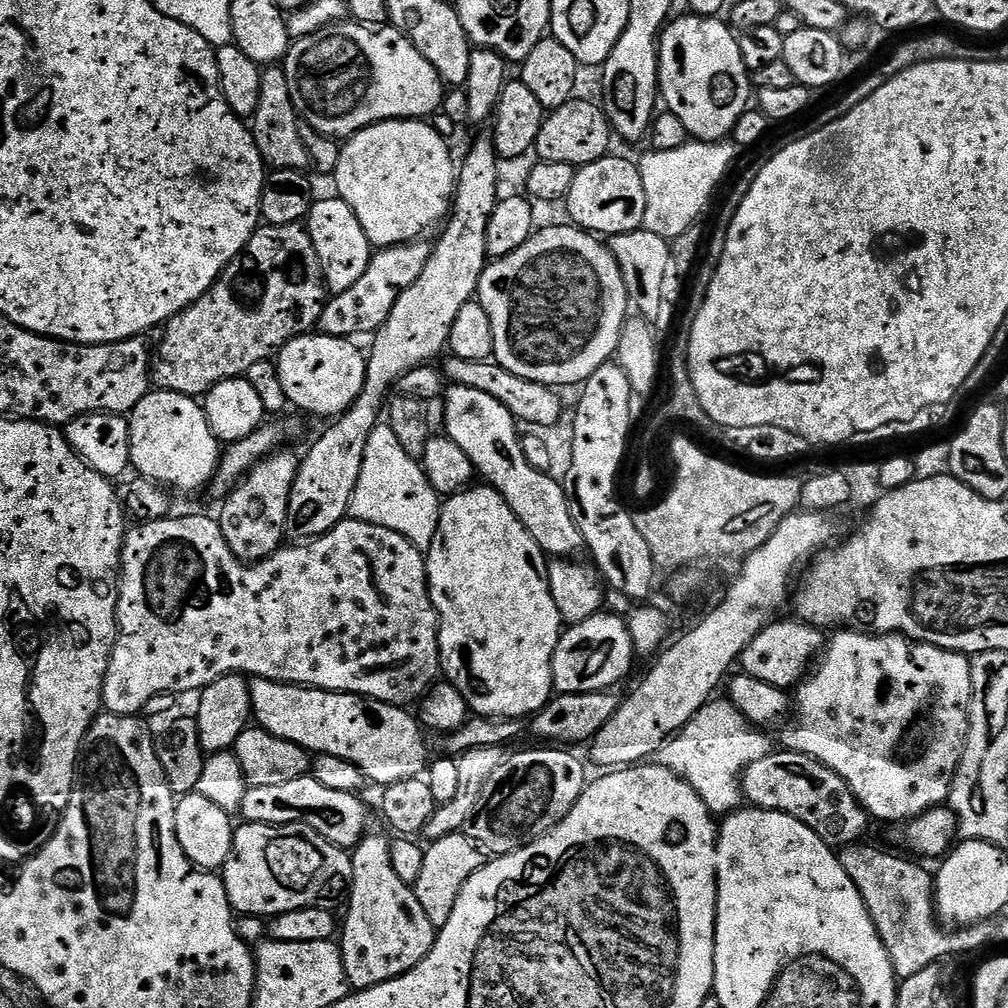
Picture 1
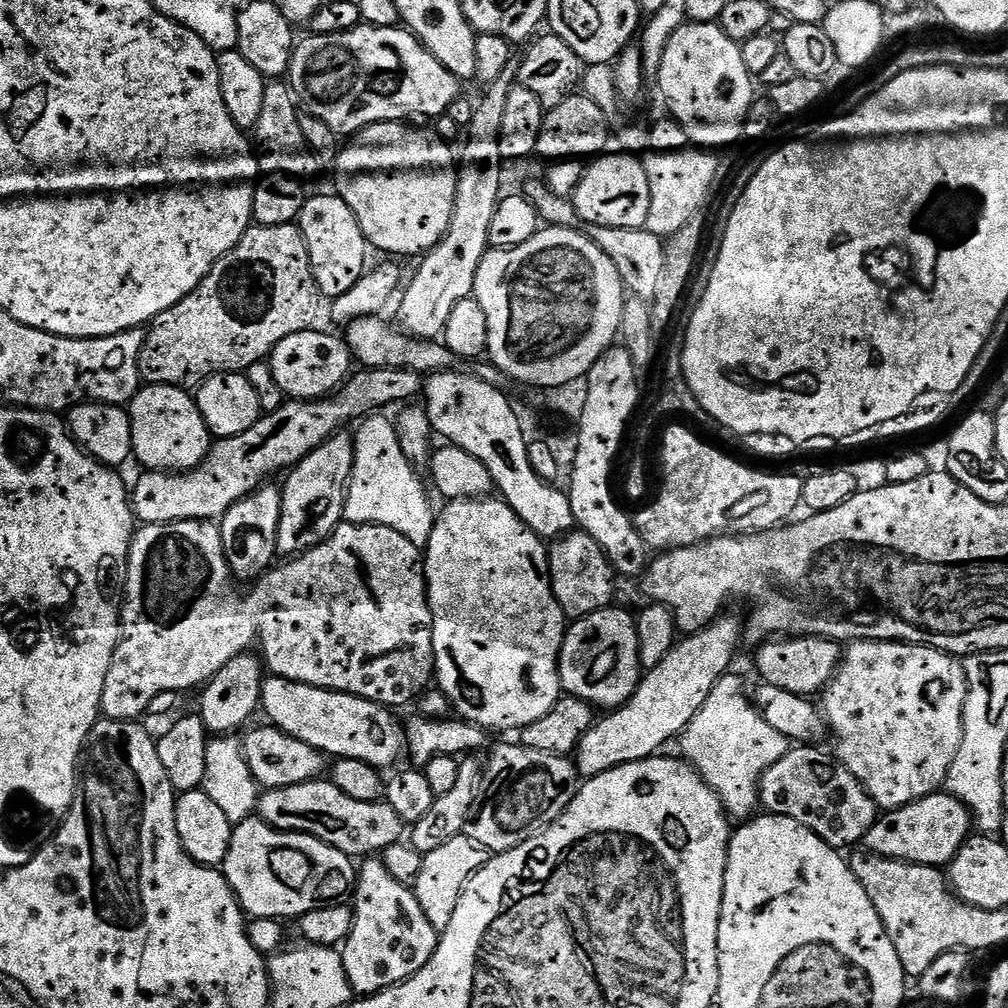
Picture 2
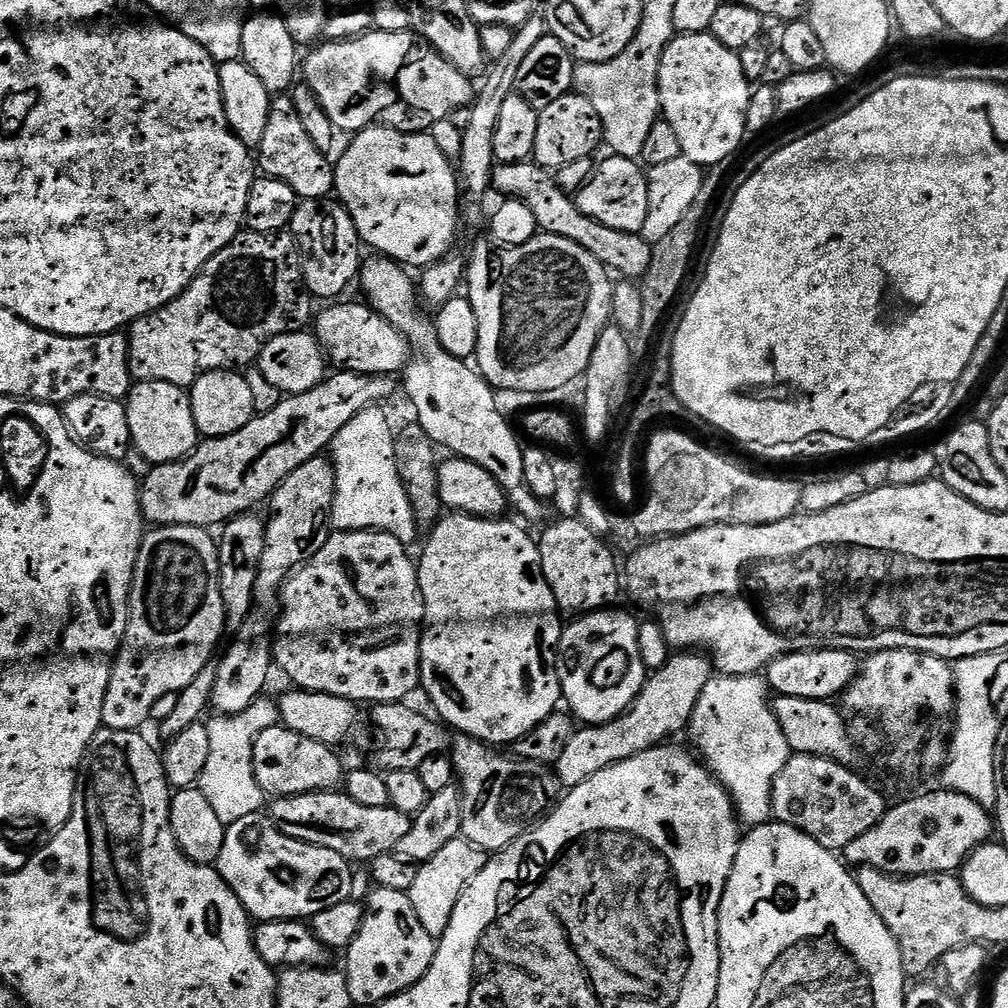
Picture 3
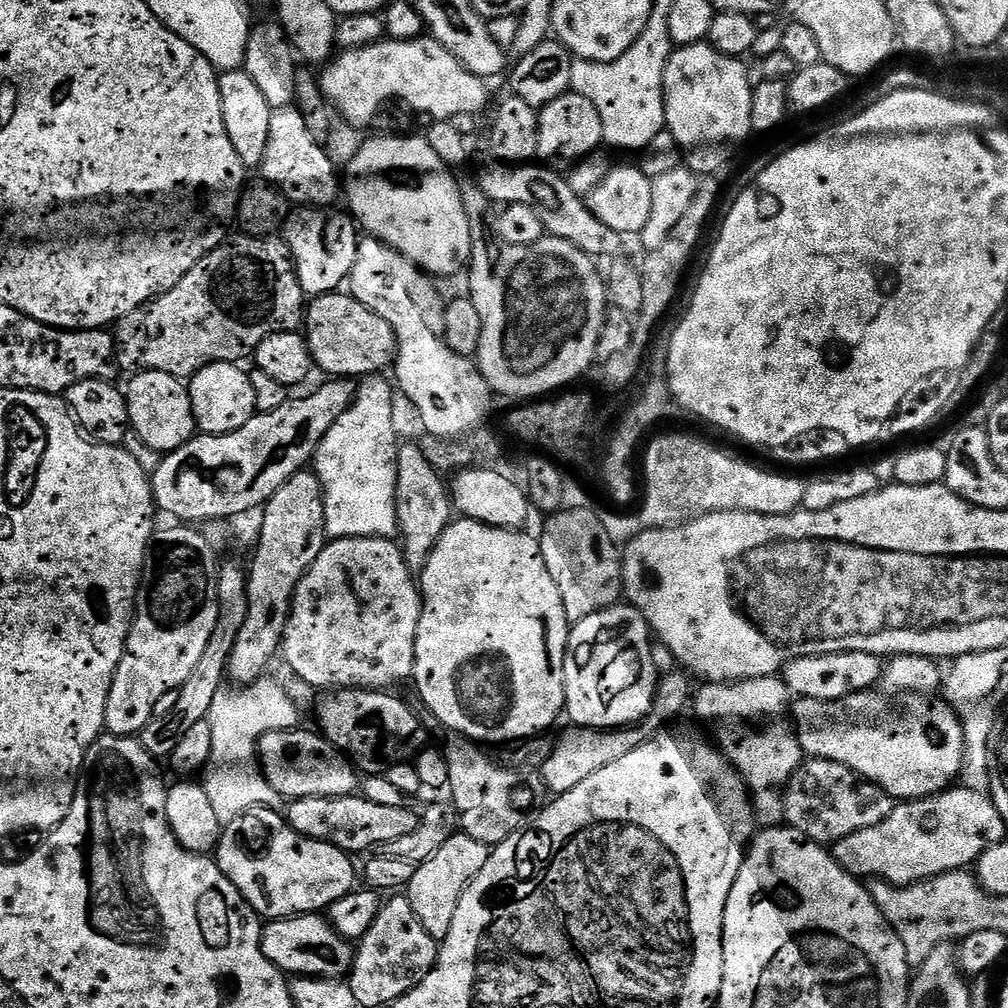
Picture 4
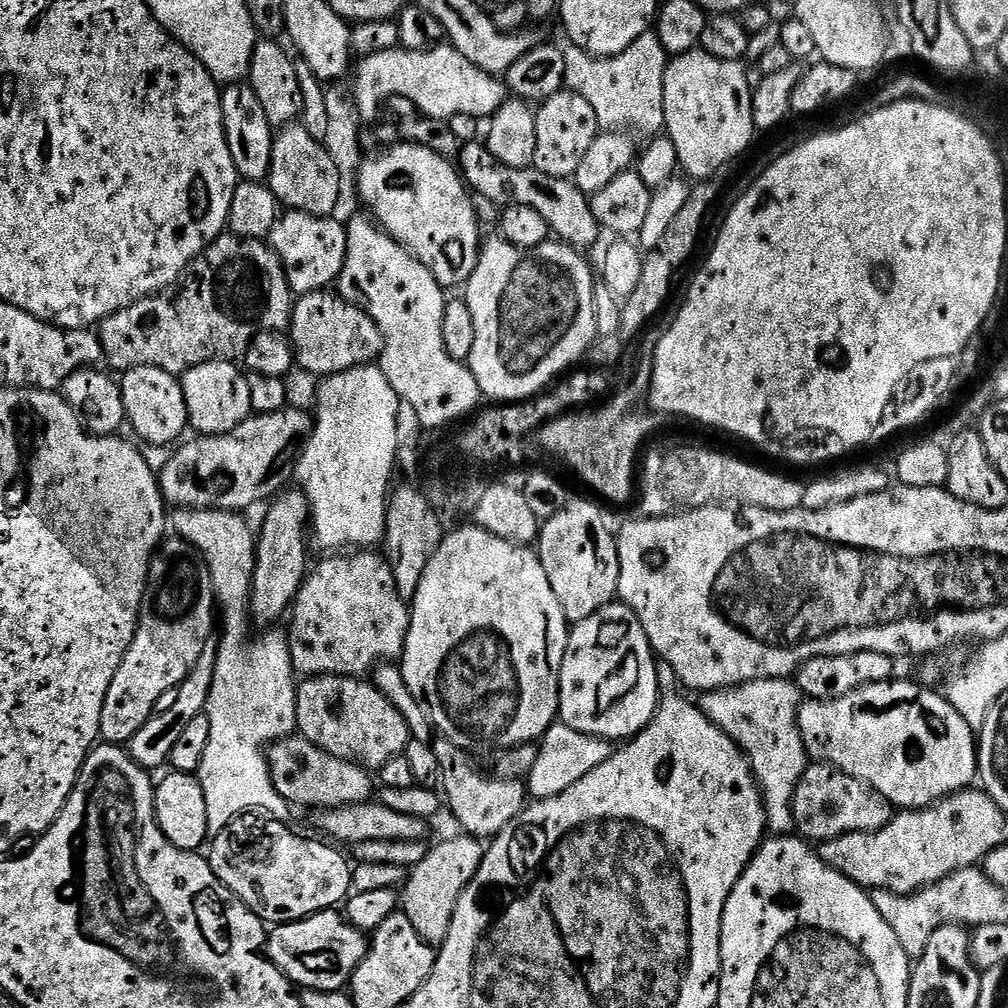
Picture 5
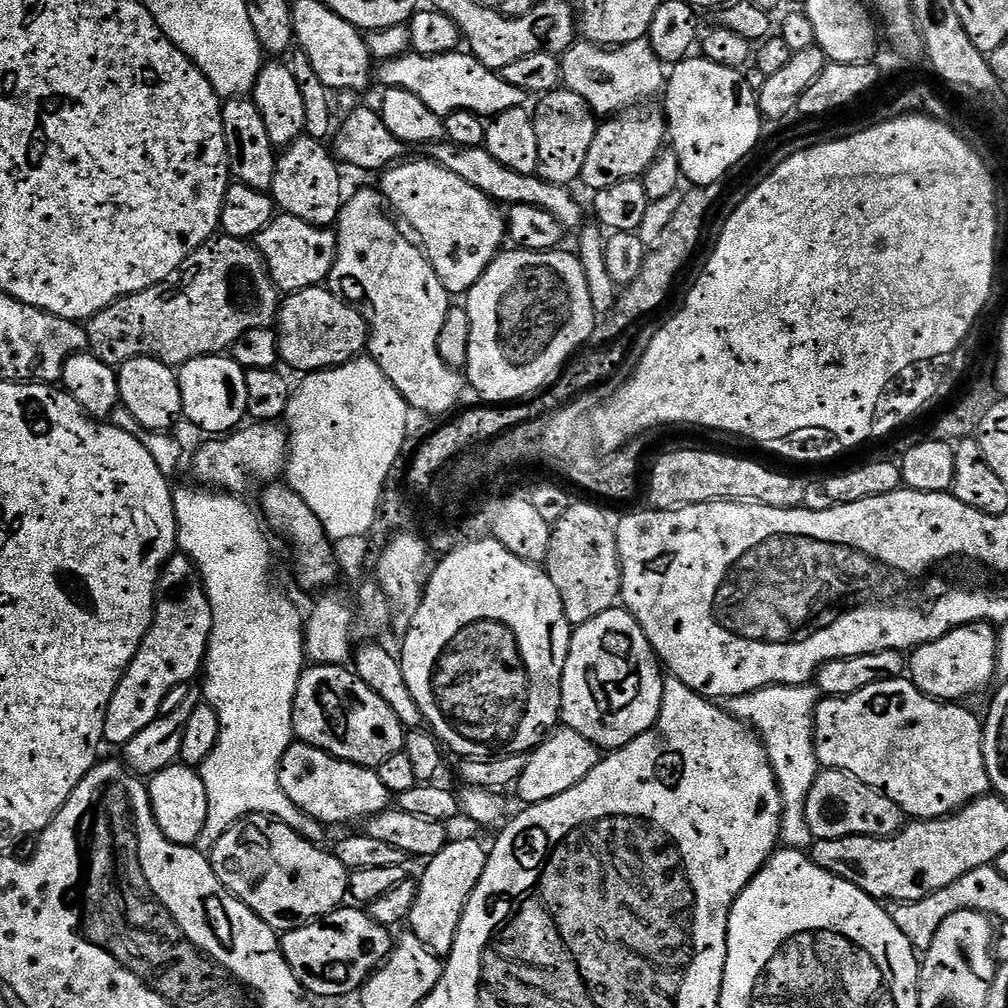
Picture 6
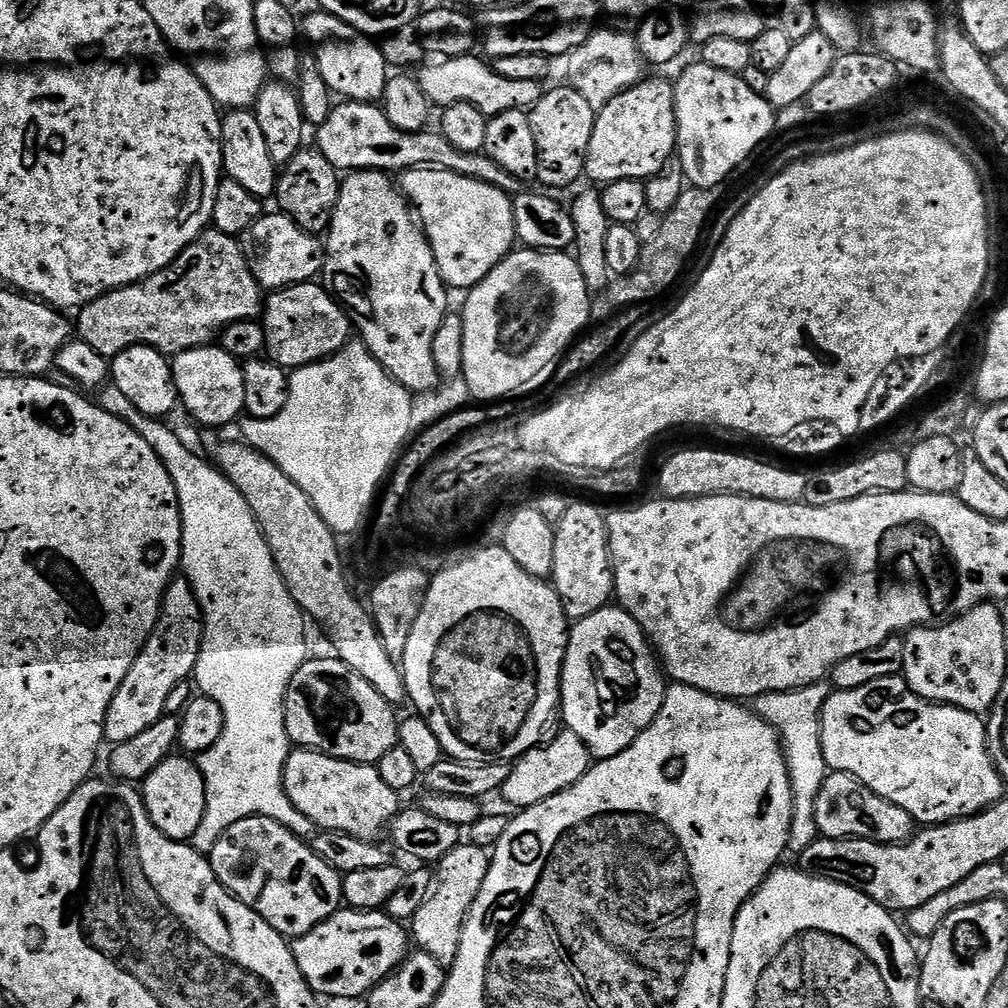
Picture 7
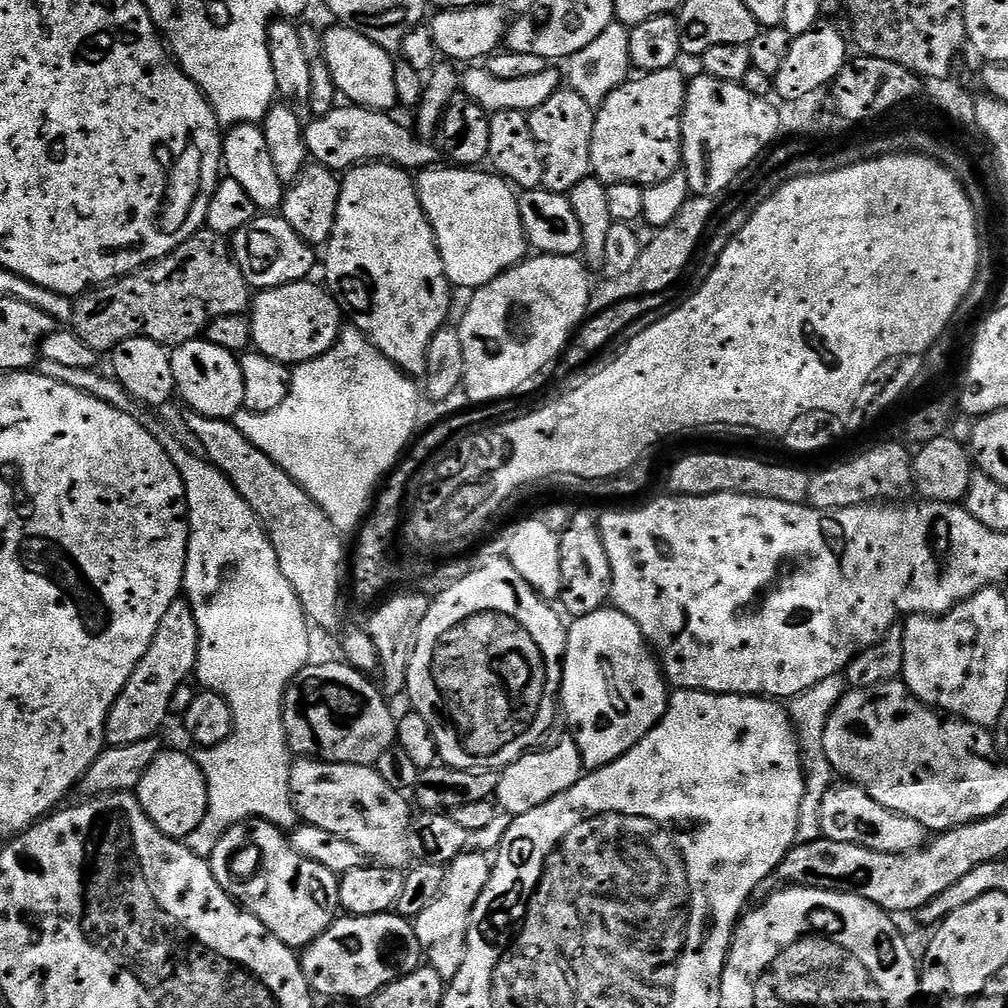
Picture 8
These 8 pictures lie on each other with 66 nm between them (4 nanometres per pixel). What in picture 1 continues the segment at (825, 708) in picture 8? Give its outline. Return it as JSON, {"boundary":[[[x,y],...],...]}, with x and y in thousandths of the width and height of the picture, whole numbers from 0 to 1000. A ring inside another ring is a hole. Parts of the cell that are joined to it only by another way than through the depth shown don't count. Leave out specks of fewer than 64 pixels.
{"boundary":[[[712,692],[703,695],[678,724],[659,738],[649,754],[682,775],[707,809],[719,810],[731,805],[737,797],[735,774],[739,763],[768,744],[768,738],[758,728],[747,722],[721,693]]]}

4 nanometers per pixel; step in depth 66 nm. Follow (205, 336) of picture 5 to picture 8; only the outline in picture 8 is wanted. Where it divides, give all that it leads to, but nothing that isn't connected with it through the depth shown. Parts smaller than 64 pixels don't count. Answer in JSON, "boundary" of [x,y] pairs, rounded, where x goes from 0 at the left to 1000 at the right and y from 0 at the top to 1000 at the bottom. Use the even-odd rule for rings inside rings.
{"boundary":[[[199,228],[178,242],[168,254],[74,295],[69,306],[69,325],[77,335],[81,335],[81,339],[85,339],[85,343],[89,343],[89,347],[107,351],[125,339],[125,335],[138,333],[164,343],[184,341],[195,336],[208,318],[221,313],[237,313],[245,311],[247,306],[248,287],[244,276],[240,276],[240,268],[236,268],[227,239],[211,230]]]}

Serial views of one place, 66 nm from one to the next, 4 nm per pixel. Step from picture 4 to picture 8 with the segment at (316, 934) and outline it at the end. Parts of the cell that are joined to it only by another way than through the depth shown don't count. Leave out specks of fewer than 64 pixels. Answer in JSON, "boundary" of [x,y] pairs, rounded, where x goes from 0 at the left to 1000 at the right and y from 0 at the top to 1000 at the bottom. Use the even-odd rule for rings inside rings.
{"boundary":[[[392,904],[370,909],[338,908],[311,937],[301,941],[298,957],[311,985],[329,992],[365,992],[422,955],[412,916]]]}

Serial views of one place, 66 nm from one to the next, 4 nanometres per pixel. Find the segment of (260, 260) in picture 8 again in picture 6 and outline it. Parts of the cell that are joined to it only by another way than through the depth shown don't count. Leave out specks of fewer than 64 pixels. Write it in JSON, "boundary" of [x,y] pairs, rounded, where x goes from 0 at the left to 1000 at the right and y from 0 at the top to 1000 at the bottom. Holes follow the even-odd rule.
{"boundary":[[[276,212],[252,235],[252,241],[260,252],[266,271],[279,291],[289,292],[305,286],[320,283],[333,259],[333,231],[329,226],[308,224],[300,216]]]}

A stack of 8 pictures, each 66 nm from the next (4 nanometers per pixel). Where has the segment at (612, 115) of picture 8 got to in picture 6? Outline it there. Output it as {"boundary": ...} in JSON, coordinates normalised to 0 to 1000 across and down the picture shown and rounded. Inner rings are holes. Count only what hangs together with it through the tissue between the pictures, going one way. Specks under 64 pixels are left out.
{"boundary":[[[628,105],[620,107],[614,113],[600,118],[589,133],[589,141],[585,141],[585,153],[581,153],[581,162],[577,165],[574,182],[580,183],[587,192],[601,188],[618,179],[629,179],[638,176],[639,170],[649,161],[661,143],[661,116],[654,106]]]}

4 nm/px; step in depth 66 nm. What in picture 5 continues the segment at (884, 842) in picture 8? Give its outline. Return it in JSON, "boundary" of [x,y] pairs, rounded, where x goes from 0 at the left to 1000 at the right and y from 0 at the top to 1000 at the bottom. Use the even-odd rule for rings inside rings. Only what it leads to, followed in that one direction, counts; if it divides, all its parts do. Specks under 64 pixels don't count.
{"boundary":[[[813,756],[807,757],[795,773],[786,804],[793,828],[809,835],[826,833],[844,825],[869,825],[879,820],[887,809],[884,796],[859,775]]]}

